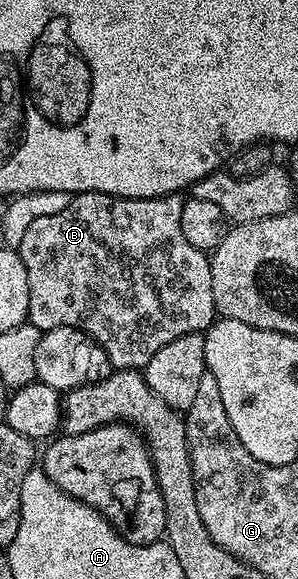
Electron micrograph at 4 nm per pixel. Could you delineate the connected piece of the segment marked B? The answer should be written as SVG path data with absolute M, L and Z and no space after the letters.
M79 193L71 196L68 207L56 215L41 215L28 226L28 231L21 239L17 250L24 263L24 271L28 271L28 321L29 324L43 331L56 327L72 327L82 329L89 337L94 337L104 347L111 366L115 370L145 370L146 364L164 347L172 343L172 339L180 339L180 335L201 333L210 328L216 320L214 296L212 295L212 271L210 257L203 250L192 247L188 239L184 239L184 231L180 231L180 211L183 198L178 193L169 193L167 197L113 197L107 193Z

